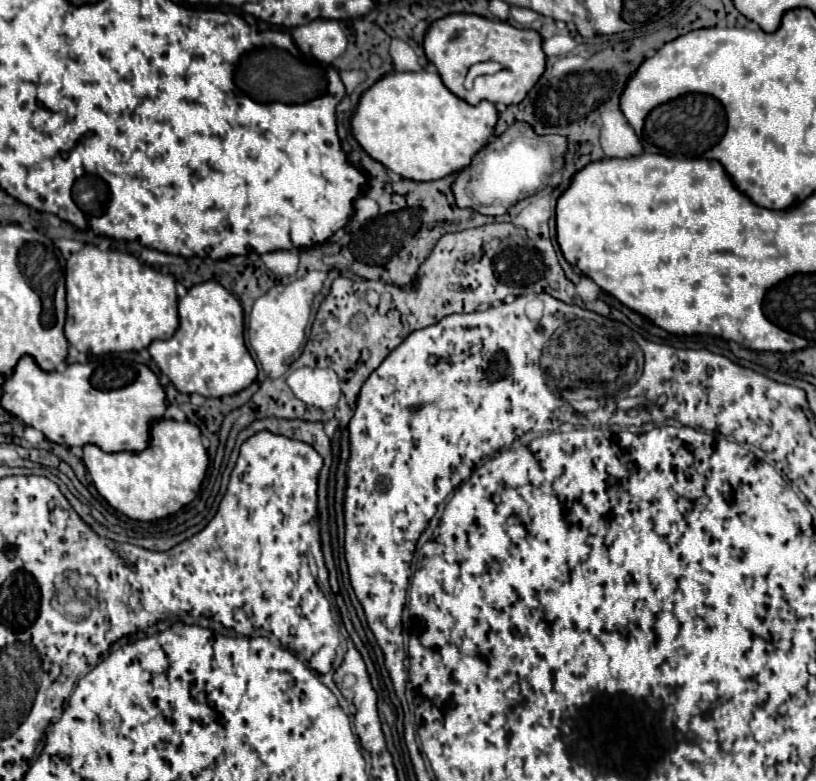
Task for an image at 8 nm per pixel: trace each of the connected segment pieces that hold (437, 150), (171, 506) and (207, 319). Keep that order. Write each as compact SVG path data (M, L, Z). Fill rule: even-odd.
M433 69L385 75L367 89L351 119L353 135L379 163L403 179L435 181L465 169L473 155L487 145L499 113L493 103L469 105L453 95Z
M161 419L151 429L151 447L141 453L105 453L95 445L83 447L83 463L105 501L135 521L155 521L173 515L189 505L209 467L207 449L201 443L201 431L193 423Z
M205 281L193 285L187 295L179 301L179 319L181 325L177 333L169 341L153 341L149 345L149 353L161 373L165 373L179 393L199 393L203 397L223 397L235 395L247 389L257 377L257 365L249 355L243 339L243 309L241 303L217 281Z

